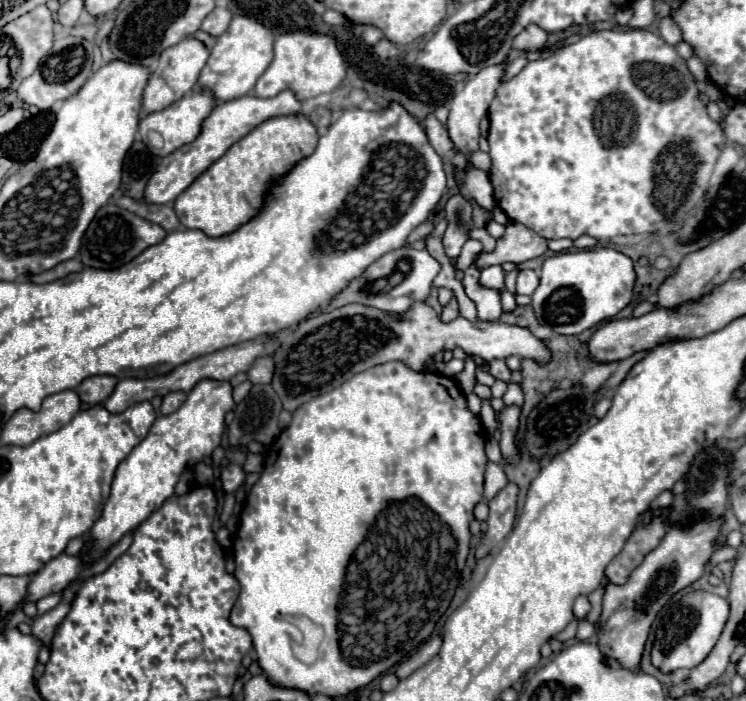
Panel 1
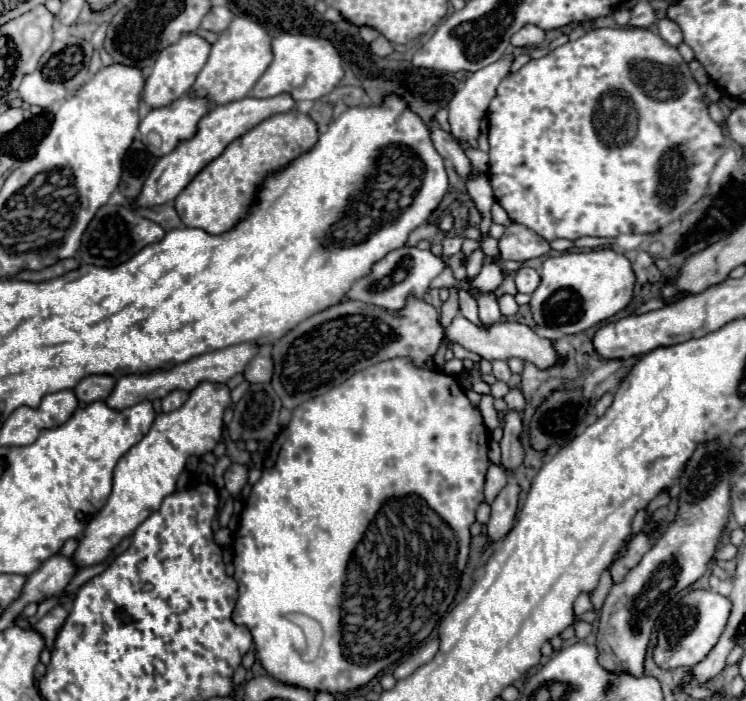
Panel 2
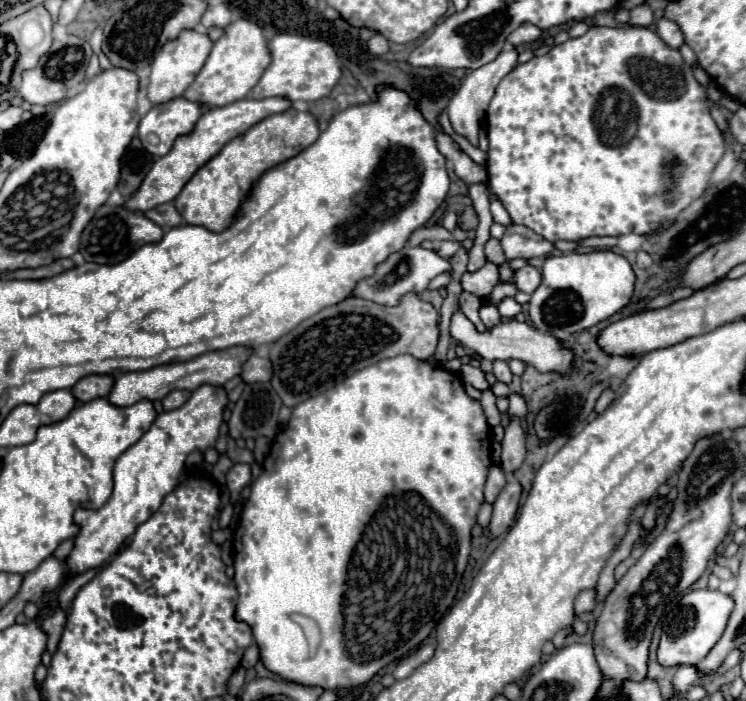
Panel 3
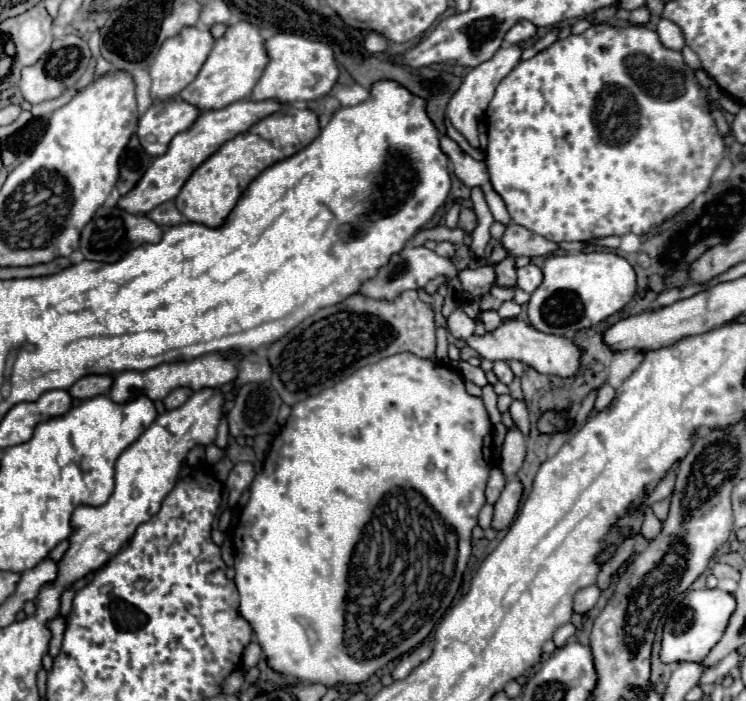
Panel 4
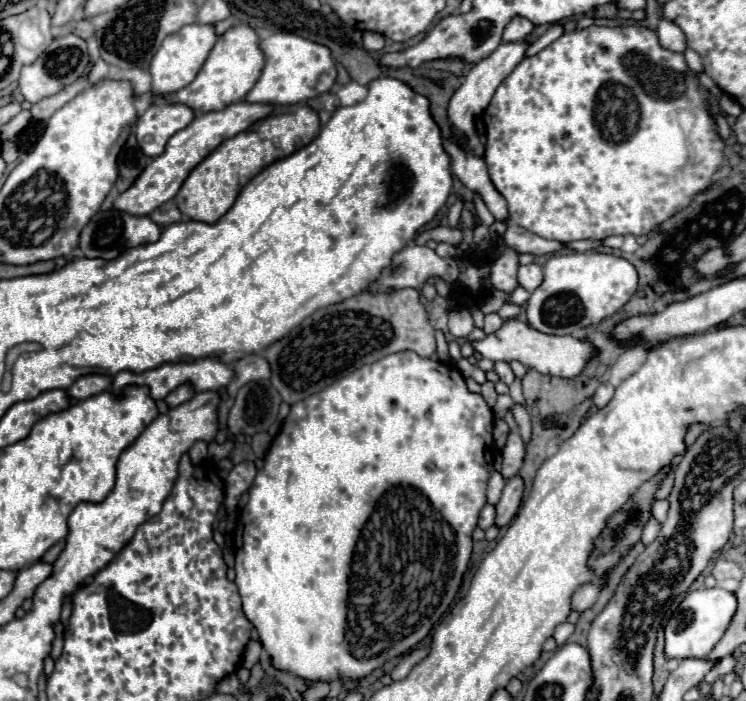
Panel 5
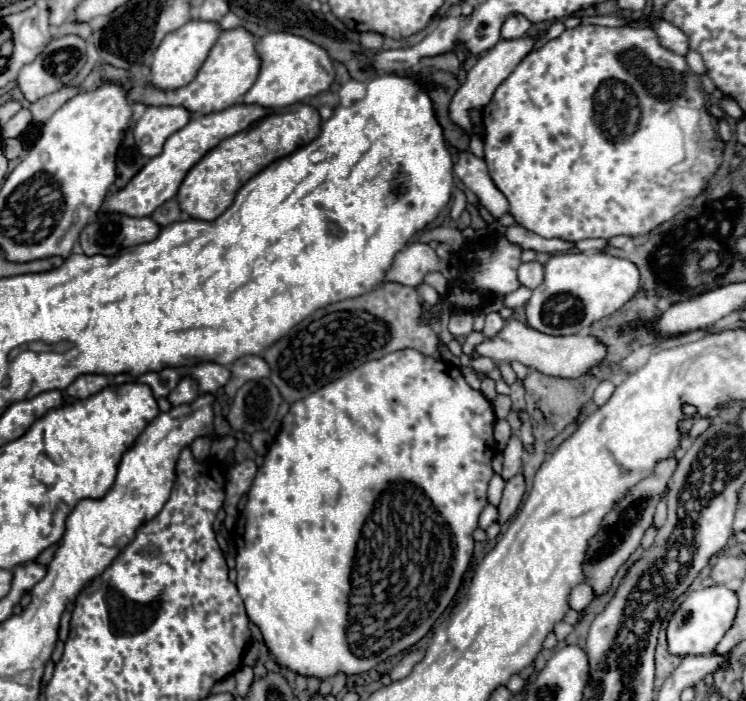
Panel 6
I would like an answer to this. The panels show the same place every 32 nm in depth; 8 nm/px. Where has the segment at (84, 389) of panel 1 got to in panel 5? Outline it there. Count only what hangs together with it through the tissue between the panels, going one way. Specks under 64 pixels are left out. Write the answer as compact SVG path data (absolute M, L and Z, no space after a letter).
M86 374L80 376L68 390L66 394L76 398L76 400L84 400L88 396L94 396L96 392L104 392L104 388L110 388L112 380L108 376L100 376L100 374Z

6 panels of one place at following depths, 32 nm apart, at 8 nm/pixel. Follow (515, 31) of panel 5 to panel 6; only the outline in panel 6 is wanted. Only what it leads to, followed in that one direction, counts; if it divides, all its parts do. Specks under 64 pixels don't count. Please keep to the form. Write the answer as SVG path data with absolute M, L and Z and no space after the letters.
M512 14L506 18L506 22L502 24L502 30L500 30L500 36L510 40L510 38L520 38L528 32L530 28L530 22L522 16L522 14Z

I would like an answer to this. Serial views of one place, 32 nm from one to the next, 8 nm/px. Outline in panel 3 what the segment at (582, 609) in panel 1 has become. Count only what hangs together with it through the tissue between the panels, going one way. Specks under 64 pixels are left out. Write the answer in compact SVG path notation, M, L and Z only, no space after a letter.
M596 588L590 590L582 590L576 600L574 600L574 612L582 614L582 612L590 612L596 606Z

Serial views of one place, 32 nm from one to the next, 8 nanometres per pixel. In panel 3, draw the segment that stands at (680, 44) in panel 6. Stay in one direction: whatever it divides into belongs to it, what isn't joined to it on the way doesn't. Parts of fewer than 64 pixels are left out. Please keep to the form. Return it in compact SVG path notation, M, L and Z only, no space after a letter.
M666 18L658 20L658 36L664 40L666 46L676 48L676 50L684 44L684 36L682 36L680 26L674 24L672 20L666 20Z

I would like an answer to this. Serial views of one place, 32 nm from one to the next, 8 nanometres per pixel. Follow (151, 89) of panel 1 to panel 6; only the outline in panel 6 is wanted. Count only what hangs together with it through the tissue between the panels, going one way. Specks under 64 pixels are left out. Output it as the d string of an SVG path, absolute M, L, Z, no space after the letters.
M192 18L190 22L186 22L178 30L166 34L162 44L156 48L156 54L154 54L152 84L156 84L156 88L162 88L162 90L172 90L172 88L182 88L184 84L192 82L192 78L200 70L202 62L206 60L210 48L218 40L220 32L222 30L220 30L218 22L206 22L206 20Z

